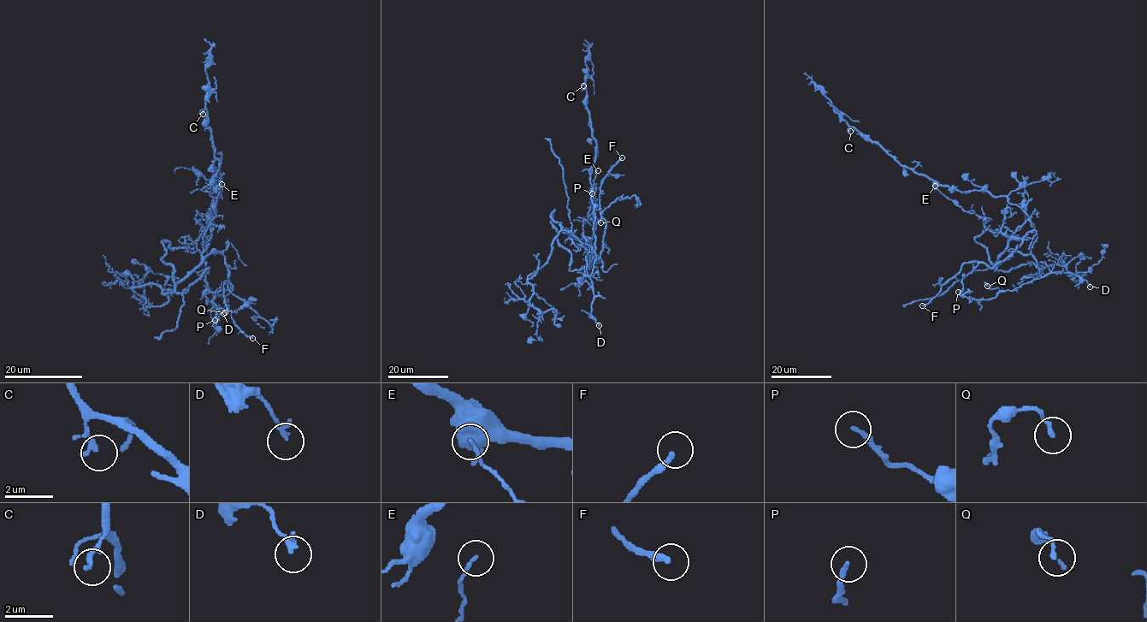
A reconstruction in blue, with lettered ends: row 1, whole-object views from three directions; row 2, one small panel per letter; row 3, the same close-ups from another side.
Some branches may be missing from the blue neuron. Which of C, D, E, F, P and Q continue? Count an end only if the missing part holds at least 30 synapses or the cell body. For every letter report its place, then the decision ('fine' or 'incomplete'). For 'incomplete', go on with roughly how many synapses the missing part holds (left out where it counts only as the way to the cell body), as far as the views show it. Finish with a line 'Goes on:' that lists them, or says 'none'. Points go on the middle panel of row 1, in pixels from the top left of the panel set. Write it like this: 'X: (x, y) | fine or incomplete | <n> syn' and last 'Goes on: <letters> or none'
C: (583, 85) | fine
D: (599, 325) | fine
E: (598, 170) | fine
F: (622, 157) | fine
P: (592, 193) | fine
Q: (600, 222) | fine
Goes on: none

